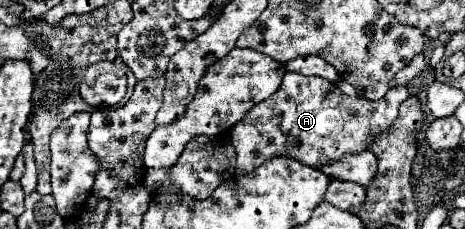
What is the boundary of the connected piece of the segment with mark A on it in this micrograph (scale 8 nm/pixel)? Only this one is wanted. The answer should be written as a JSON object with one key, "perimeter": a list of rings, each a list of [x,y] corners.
{"perimeter":[[[286,73],[282,79],[282,85],[278,87],[276,93],[272,93],[264,103],[258,103],[244,115],[240,123],[234,125],[232,129],[232,145],[236,147],[236,173],[246,175],[250,171],[256,171],[262,163],[268,159],[282,155],[282,157],[292,157],[300,163],[306,163],[314,169],[324,167],[328,161],[336,161],[344,155],[356,155],[360,151],[366,151],[372,147],[378,135],[388,133],[390,125],[398,117],[398,107],[400,103],[408,97],[406,87],[396,87],[384,95],[384,99],[378,101],[368,101],[364,97],[348,97],[344,95],[334,83],[322,79],[322,77],[306,77],[306,75],[296,75],[296,73]]]}

